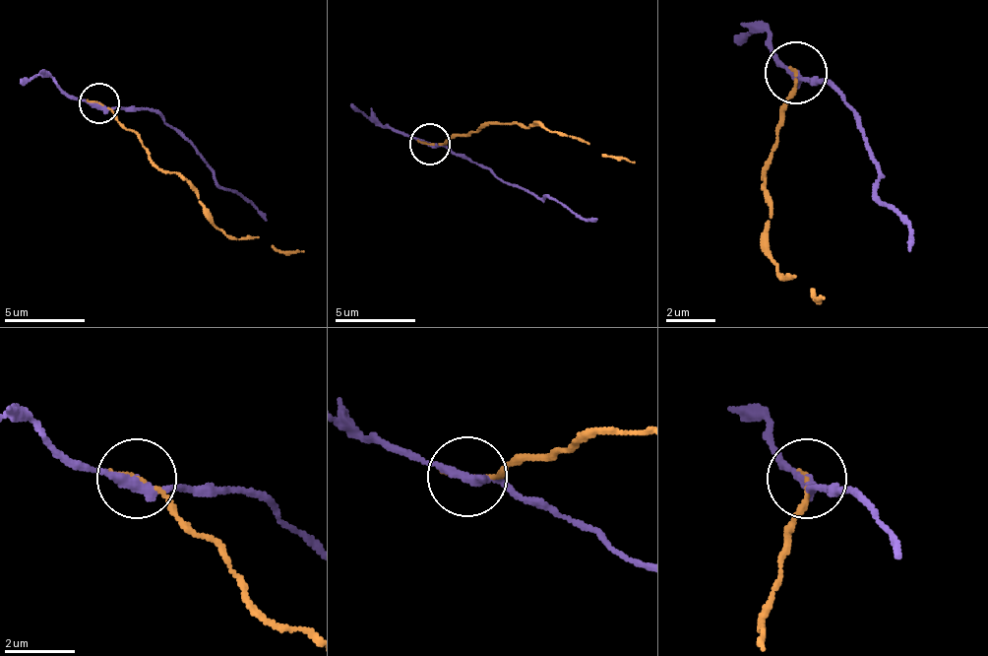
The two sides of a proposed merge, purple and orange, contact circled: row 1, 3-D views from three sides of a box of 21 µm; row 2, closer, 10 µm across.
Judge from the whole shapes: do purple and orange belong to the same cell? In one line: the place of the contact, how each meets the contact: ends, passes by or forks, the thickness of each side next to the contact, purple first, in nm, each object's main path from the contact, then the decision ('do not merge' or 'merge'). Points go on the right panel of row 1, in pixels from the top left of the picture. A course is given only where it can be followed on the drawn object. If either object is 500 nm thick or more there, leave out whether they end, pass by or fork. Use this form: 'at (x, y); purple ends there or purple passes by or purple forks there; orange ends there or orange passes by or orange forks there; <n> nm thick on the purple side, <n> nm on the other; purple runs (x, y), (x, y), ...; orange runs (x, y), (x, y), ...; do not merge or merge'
at (795, 73); purple passes by; orange ends there; 280 nm thick on the purple side, 100 nm on the other; purple runs (797, 71), (828, 84), (877, 182), (908, 226), (908, 250); orange runs (797, 71), (767, 169), (767, 250), (784, 275), (791, 275), (822, 299); do not merge

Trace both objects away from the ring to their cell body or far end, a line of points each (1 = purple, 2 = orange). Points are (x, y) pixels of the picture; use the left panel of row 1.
1: (98, 102), (154, 110), (212, 175), (252, 204), (269, 220)
2: (98, 102), (158, 167), (175, 171), (227, 236), (256, 236), (277, 248), (305, 252)

